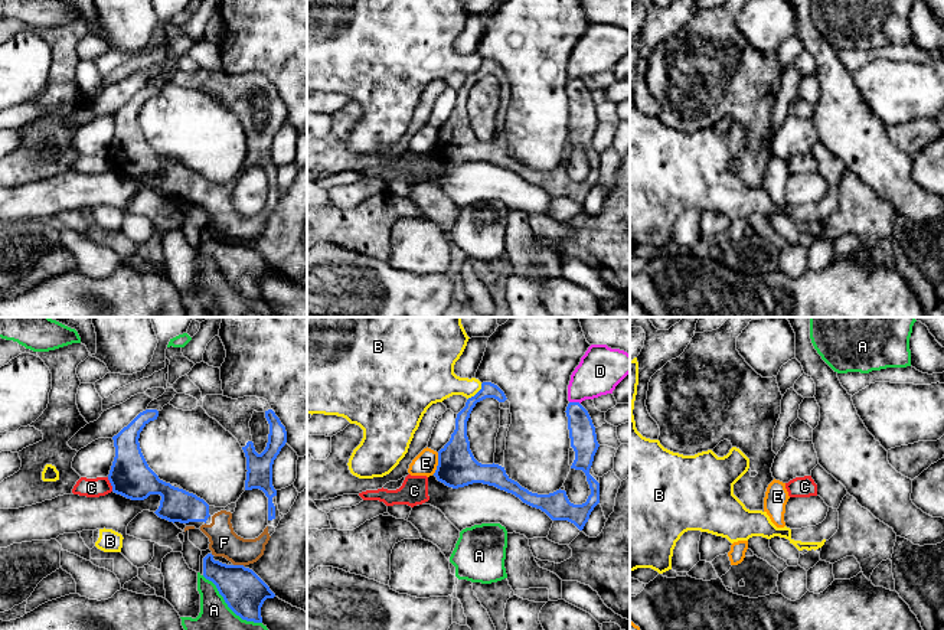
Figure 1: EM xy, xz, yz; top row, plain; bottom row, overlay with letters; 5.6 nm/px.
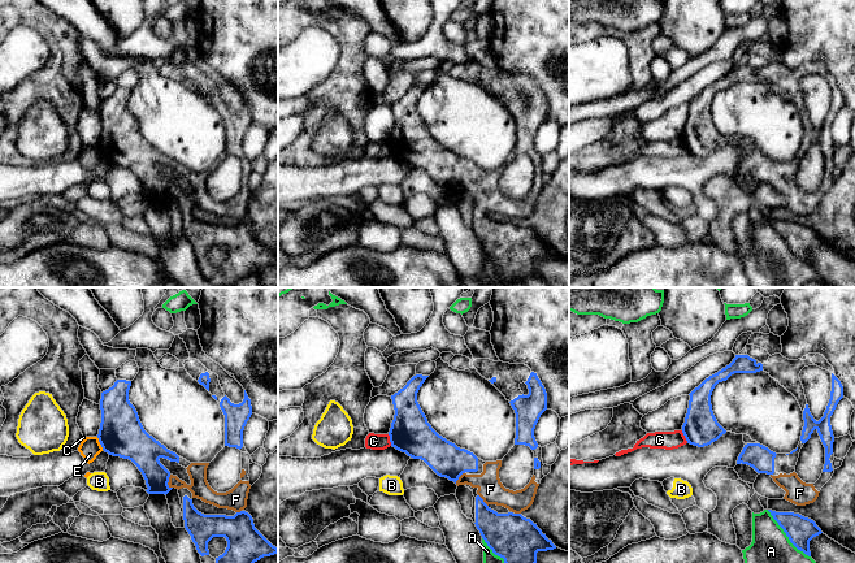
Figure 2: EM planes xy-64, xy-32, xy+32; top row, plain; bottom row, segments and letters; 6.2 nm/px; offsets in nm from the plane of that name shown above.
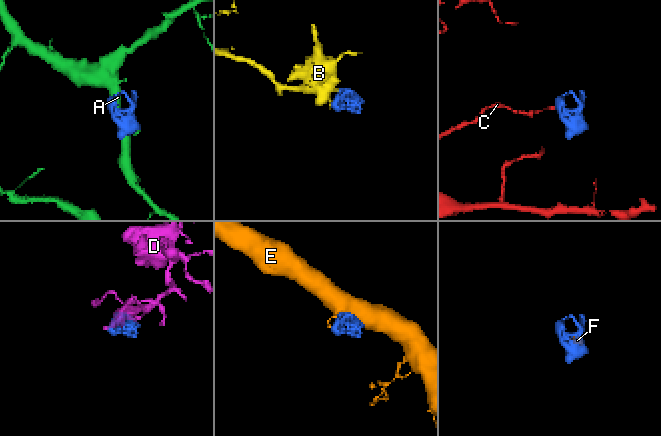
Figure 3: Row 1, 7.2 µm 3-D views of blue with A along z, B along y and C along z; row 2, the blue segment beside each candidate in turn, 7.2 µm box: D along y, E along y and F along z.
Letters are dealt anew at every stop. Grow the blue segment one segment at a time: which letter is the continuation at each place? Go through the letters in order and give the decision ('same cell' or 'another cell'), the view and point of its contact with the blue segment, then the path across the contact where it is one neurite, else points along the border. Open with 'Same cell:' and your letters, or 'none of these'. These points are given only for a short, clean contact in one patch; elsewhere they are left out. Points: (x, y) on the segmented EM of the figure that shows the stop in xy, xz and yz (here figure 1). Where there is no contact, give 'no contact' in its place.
Same cell: F
A: another cell; meets blue in xy at (228, 606)
B: another cell; meets blue in xz at (477, 392); border along xz (482, 384), (467, 400)
C: another cell; meets blue in xy at (111, 485); border along xy (107, 477), (113, 490)
D: another cell; meets blue in xz at (575, 402)
E: another cell; meets blue in xz at (438, 463)
F: same cell; meets blue in xy at (239, 565)

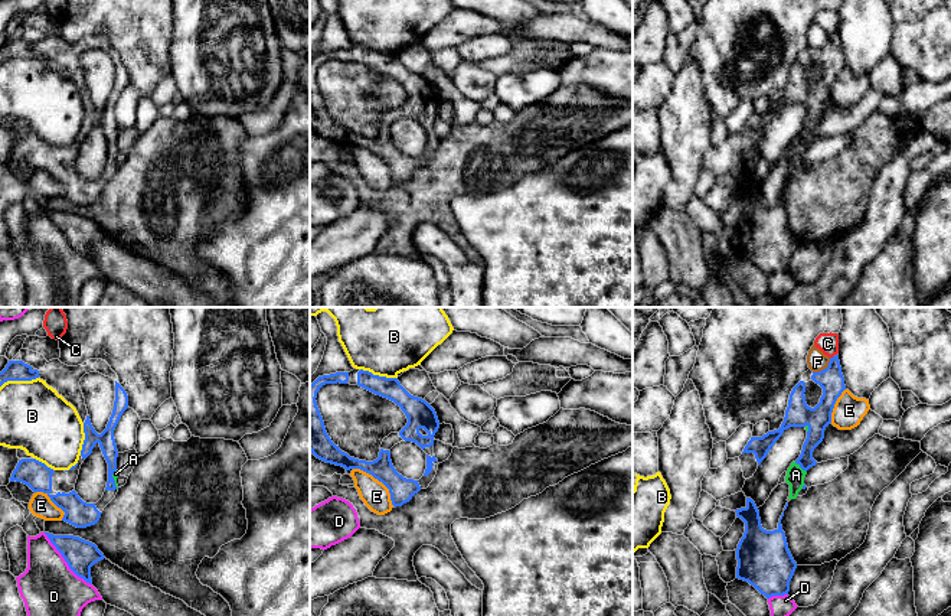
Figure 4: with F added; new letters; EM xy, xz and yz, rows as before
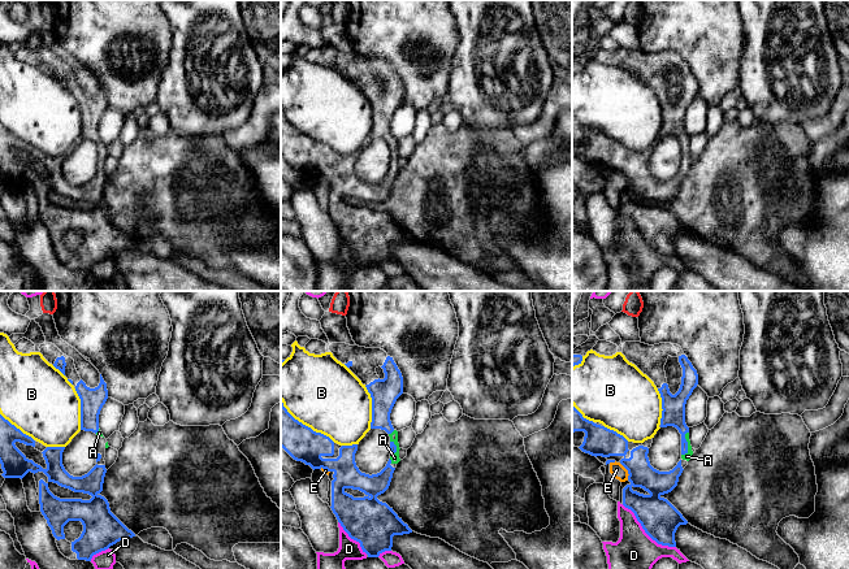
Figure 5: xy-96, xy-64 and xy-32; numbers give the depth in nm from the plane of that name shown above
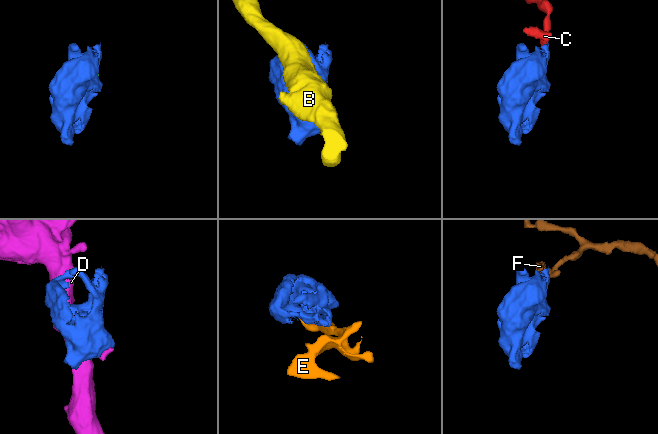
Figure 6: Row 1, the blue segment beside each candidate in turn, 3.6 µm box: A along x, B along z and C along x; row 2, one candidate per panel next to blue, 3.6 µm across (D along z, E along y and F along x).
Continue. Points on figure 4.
Same cell: A
A: same cell; meets blue in yz at (800, 466)
B: another cell; meets blue in xy at (19, 380)
C: another cell; meets blue in yz at (833, 357); border along yz (833, 355), (830, 358)
D: another cell; meets blue in xy at (65, 560)
E: another cell; meets blue in xz at (379, 481)
F: another cell; meets blue in yz at (823, 370); border along yz (830, 358), (824, 368), (813, 372)

